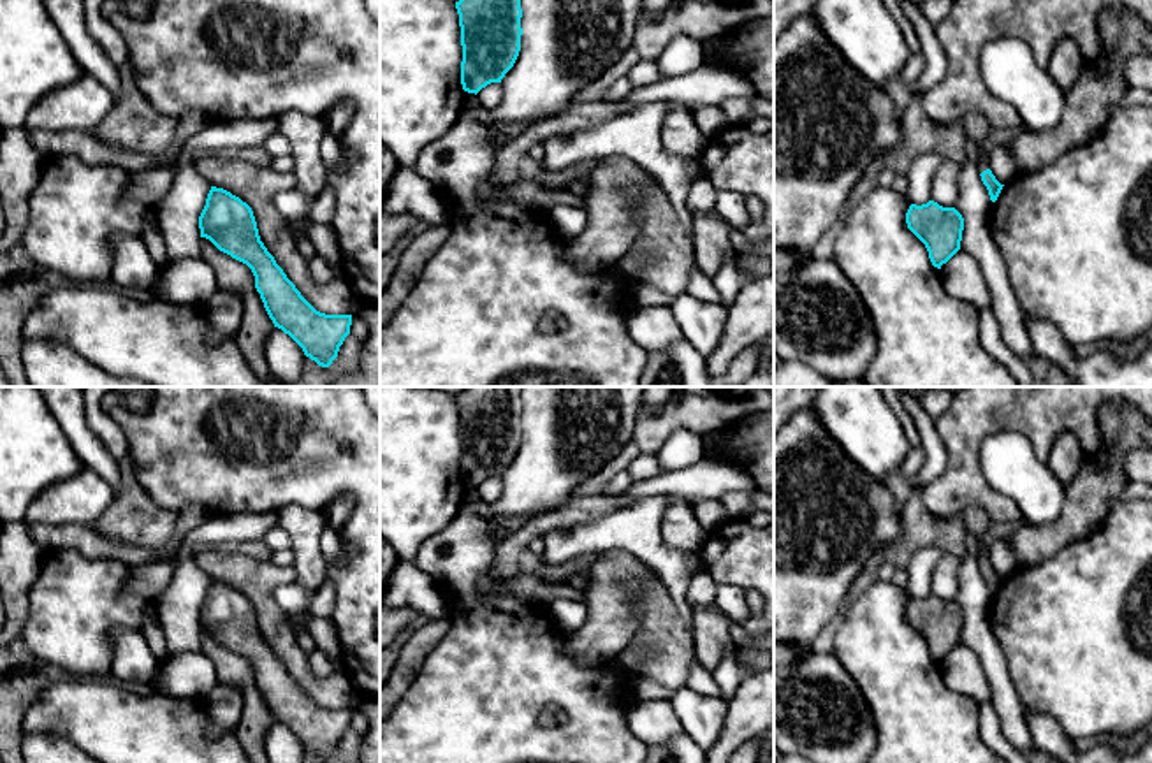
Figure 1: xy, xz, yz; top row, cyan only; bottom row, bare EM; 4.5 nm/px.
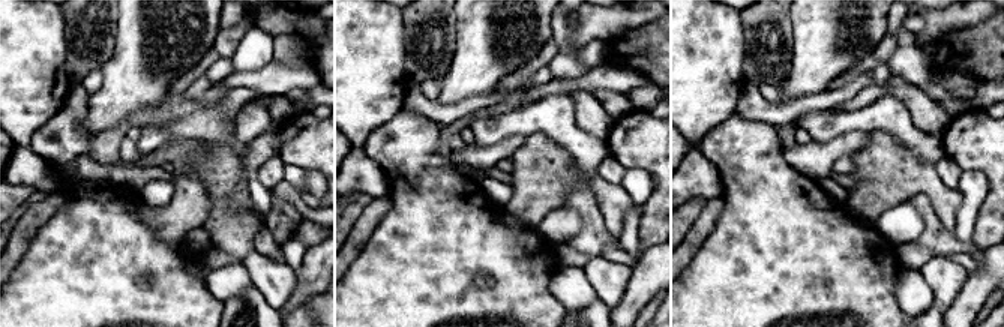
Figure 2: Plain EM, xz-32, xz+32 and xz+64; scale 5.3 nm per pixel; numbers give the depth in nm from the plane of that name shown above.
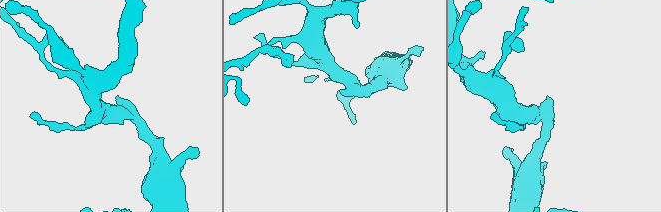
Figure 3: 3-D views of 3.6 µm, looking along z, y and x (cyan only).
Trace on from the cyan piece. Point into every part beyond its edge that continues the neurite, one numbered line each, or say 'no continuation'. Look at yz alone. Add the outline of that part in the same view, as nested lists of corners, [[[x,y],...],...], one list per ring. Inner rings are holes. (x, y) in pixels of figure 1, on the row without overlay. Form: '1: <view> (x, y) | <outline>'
1: yz (977, 521) | [[[969,506],[962,512],[962,517],[964,517],[967,533],[974,534],[980,543],[981,536],[985,534],[985,531],[988,529],[988,524],[990,524],[987,512],[981,506]],[[980,543],[978,564],[981,568],[987,563],[990,563],[988,547]]]

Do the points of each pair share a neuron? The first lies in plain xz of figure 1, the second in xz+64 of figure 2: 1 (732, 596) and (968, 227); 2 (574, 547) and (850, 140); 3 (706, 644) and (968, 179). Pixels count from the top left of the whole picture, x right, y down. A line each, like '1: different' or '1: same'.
1: same
2: different
3: different

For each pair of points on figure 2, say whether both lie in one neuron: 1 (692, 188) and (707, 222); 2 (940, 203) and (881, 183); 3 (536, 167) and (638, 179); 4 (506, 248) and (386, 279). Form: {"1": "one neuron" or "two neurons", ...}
{"1": "two neurons", "2": "one neuron", "3": "two neurons", "4": "one neuron"}

